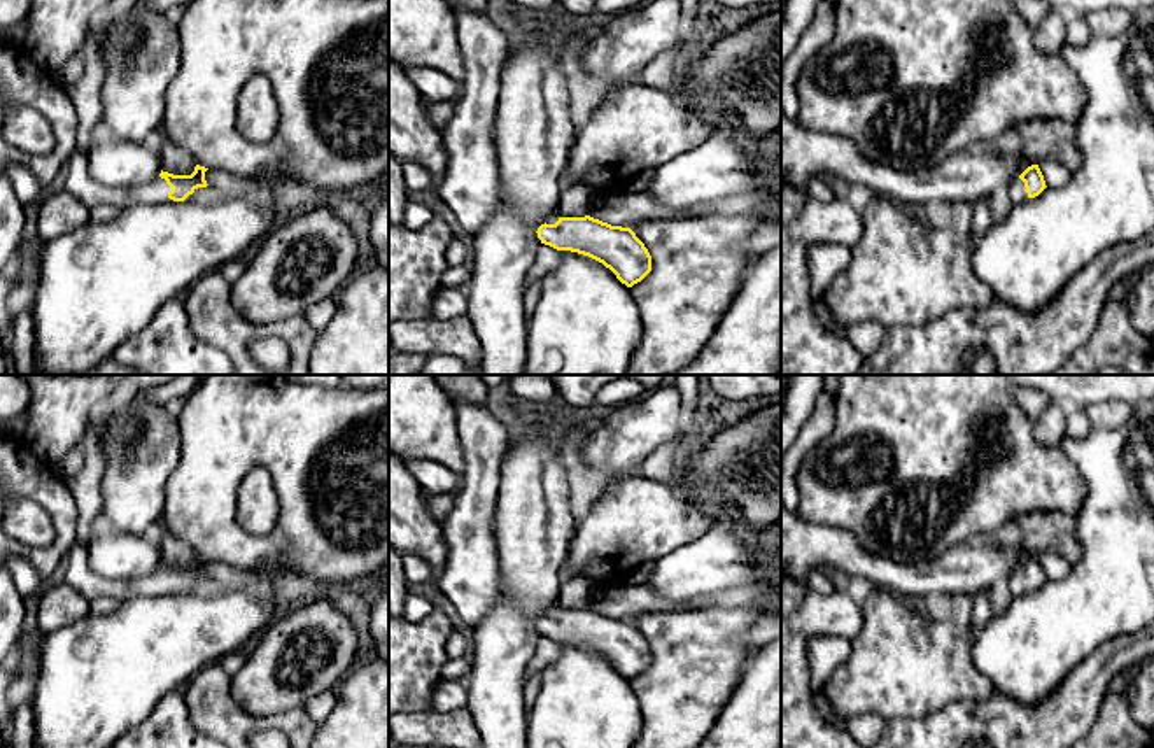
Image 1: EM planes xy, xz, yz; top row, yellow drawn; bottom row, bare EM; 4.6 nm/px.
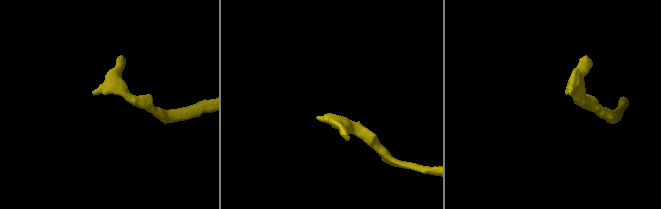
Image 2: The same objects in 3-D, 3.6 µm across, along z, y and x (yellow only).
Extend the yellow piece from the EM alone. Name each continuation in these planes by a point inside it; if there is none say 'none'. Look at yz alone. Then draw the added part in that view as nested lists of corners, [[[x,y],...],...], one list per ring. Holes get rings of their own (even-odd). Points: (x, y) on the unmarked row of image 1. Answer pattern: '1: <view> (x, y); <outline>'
1: yz (1018, 585); [[[1019,569],[1009,578],[1009,587],[1012,596],[1023,596],[1028,592],[1024,575]]]

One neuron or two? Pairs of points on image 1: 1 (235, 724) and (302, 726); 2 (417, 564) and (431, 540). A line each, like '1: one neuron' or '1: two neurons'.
1: one neuron
2: two neurons

